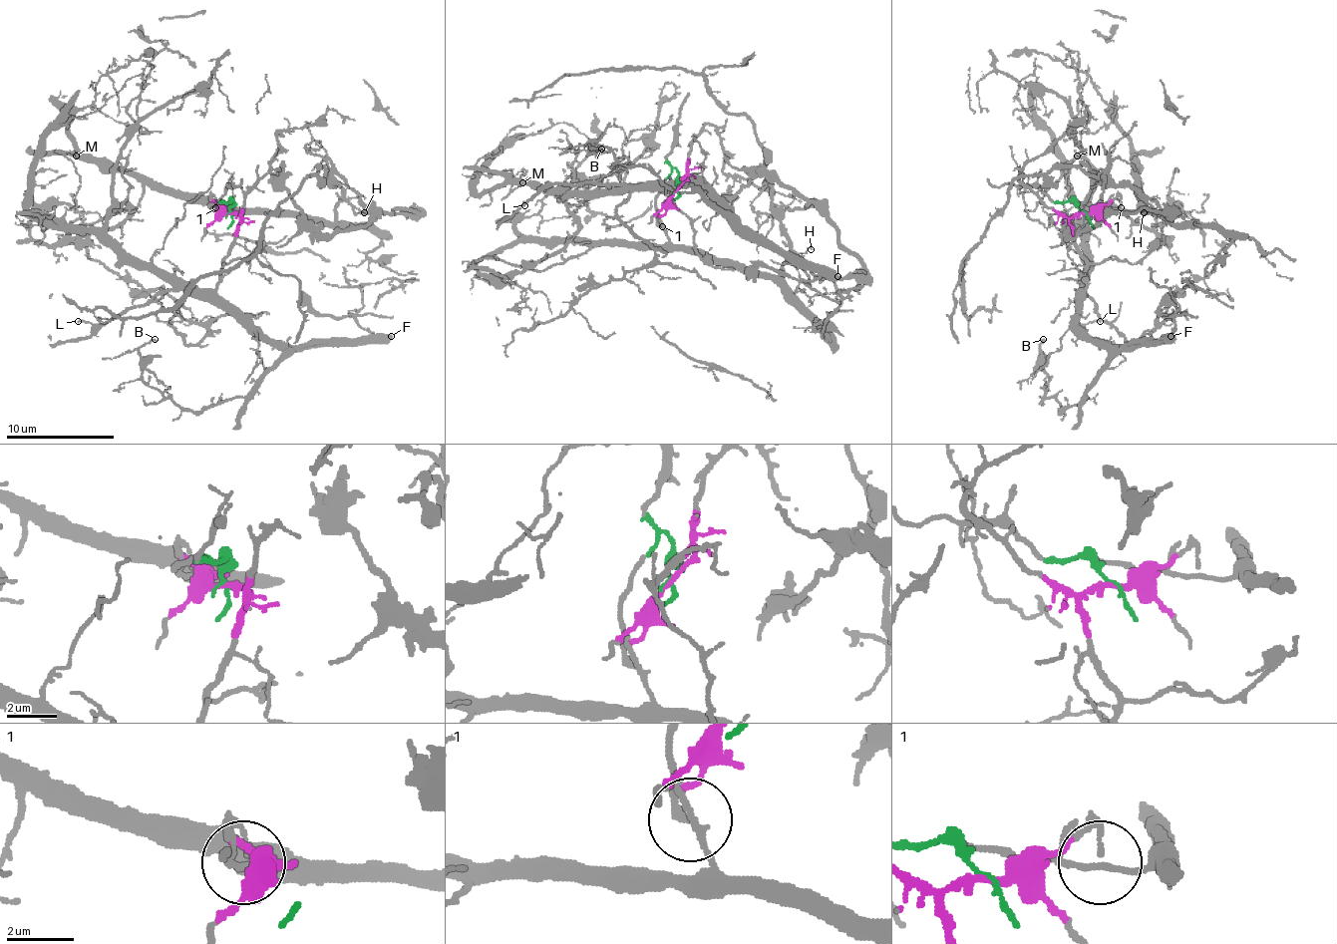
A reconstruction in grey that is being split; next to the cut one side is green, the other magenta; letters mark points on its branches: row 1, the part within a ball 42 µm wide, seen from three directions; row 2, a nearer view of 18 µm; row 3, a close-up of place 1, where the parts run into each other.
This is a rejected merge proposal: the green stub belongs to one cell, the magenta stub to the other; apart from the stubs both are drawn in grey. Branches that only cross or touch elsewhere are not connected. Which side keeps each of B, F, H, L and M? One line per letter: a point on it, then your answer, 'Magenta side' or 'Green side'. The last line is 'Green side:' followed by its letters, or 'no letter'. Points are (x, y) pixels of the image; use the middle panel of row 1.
B: Place: (601, 149). Magenta side
F: Place: (837, 276). Magenta side
H: Place: (811, 249). Green side
L: Place: (524, 205). Magenta side
M: Place: (522, 182). Magenta side
Green side: H

